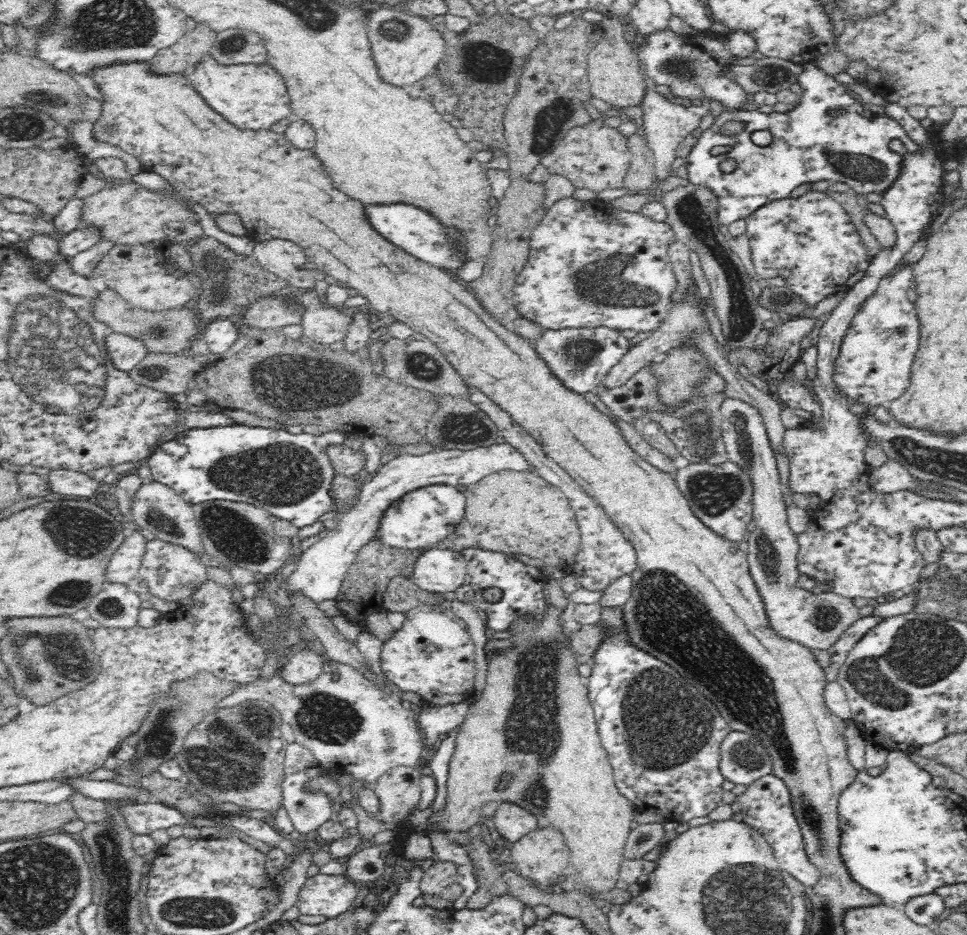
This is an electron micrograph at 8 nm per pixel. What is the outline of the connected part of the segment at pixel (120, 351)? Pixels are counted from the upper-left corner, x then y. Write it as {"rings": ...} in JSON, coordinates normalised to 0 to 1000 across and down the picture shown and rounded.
{"rings":[[[118,355],[110,359],[110,373],[119,394],[130,398],[137,396],[154,378],[149,365]]]}

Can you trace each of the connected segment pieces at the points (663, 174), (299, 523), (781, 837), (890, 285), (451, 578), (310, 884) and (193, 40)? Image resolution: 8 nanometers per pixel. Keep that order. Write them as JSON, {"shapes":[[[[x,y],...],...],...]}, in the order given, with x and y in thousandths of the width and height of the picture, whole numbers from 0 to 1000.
{"shapes":[[[[668,84],[668,97],[666,107],[662,113],[665,118],[664,129],[660,130],[661,135],[664,135],[667,141],[665,148],[668,152],[668,156],[673,159],[673,163],[677,167],[677,188],[679,194],[687,194],[693,187],[693,175],[695,171],[699,169],[699,158],[701,154],[718,139],[722,137],[722,133],[726,129],[728,124],[732,124],[735,120],[735,114],[726,113],[725,111],[709,111],[700,109],[694,106],[692,103],[683,102],[683,99],[676,96],[676,90],[672,86]]],[[[247,452],[229,457],[203,457],[169,473],[155,487],[152,497],[156,503],[156,513],[178,522],[198,540],[224,535],[254,537],[256,540],[276,545],[284,554],[300,556],[304,563],[314,565],[325,560],[333,550],[343,545],[345,530],[341,523],[347,505],[339,479],[359,473],[355,464],[345,460],[325,466],[319,463],[301,464],[294,459],[259,457]]],[[[800,829],[784,832],[756,858],[756,863],[758,876],[778,883],[796,902],[801,919],[811,933],[817,934],[834,951],[847,942],[848,934],[835,917],[830,894],[817,859],[817,846],[809,833]]],[[[940,284],[931,287],[925,295],[912,297],[906,312],[883,337],[871,364],[867,383],[862,385],[860,407],[867,417],[898,437],[923,429],[941,413],[941,398],[951,364],[951,344],[943,329],[945,325],[937,316],[943,306],[944,294]]],[[[449,584],[430,598],[426,620],[436,631],[466,639],[482,617],[483,603],[477,589]]],[[[329,934],[316,940],[305,969],[312,978],[344,983],[362,972],[368,960],[368,945],[360,938]]],[[[204,25],[182,47],[164,53],[153,74],[159,80],[176,81],[192,79],[192,73],[203,70],[223,47],[223,35],[215,27]]]]}

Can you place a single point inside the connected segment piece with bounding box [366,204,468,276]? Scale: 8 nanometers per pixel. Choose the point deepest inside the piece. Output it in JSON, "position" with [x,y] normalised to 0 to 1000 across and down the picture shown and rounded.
{"position":[433,249]}

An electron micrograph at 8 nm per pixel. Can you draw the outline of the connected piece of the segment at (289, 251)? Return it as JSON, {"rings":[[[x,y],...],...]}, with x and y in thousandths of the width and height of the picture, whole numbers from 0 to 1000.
{"rings":[[[295,256],[265,259],[261,272],[273,288],[296,299],[302,309],[323,309],[327,303],[327,289],[320,282],[315,267],[304,259]]]}

